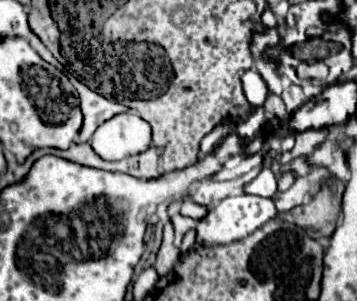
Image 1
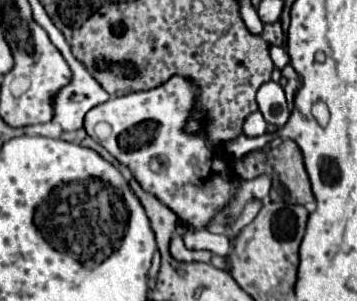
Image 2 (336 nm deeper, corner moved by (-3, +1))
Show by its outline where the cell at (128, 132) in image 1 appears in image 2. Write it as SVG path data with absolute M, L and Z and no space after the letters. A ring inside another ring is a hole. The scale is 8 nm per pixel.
M171 77L167 83L163 83L157 89L151 91L137 91L123 97L111 97L107 103L93 107L85 115L85 131L99 141L115 159L119 159L121 165L125 165L133 177L141 183L141 187L155 195L161 203L165 203L177 217L193 229L203 229L207 221L213 217L217 209L221 209L237 191L239 179L231 171L231 159L223 155L223 147L215 145L213 149L205 143L205 137L201 133L189 135L185 133L185 121L193 109L195 99L195 87L183 77ZM107 123L111 127L107 137L101 137L97 133L97 125Z

